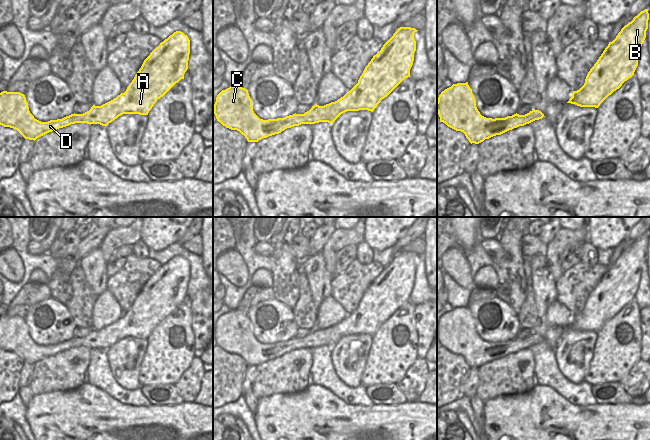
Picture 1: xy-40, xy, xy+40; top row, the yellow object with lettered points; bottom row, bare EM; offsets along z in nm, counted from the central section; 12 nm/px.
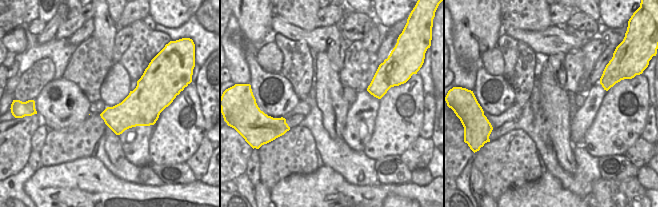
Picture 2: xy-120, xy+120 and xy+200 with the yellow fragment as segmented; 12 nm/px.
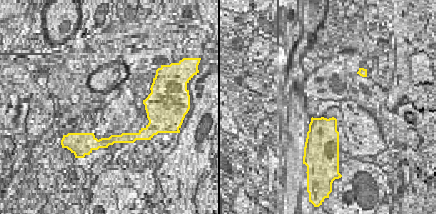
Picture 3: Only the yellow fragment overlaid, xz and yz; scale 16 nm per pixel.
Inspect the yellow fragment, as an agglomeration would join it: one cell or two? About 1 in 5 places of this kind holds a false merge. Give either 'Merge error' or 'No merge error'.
No merge error.

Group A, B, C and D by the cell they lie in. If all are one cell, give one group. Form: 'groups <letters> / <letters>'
groups A B C D

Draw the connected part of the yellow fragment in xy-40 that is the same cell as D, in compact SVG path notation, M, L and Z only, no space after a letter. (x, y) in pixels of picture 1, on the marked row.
M176 31L160 43L144 60L124 93L101 105L93 105L83 114L41 122L30 113L24 94L0 93L0 125L17 130L25 139L37 138L75 123L107 126L123 114L148 115L158 99L184 79L188 69L190 40Z

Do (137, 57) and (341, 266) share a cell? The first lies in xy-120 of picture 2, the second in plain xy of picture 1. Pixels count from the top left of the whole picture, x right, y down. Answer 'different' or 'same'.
different

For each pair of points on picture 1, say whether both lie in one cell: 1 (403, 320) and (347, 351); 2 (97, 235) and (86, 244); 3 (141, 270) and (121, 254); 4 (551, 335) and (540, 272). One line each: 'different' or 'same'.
1: different
2: same
3: different
4: same

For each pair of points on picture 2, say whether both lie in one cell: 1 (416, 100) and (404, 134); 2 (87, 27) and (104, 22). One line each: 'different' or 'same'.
1: same
2: different

